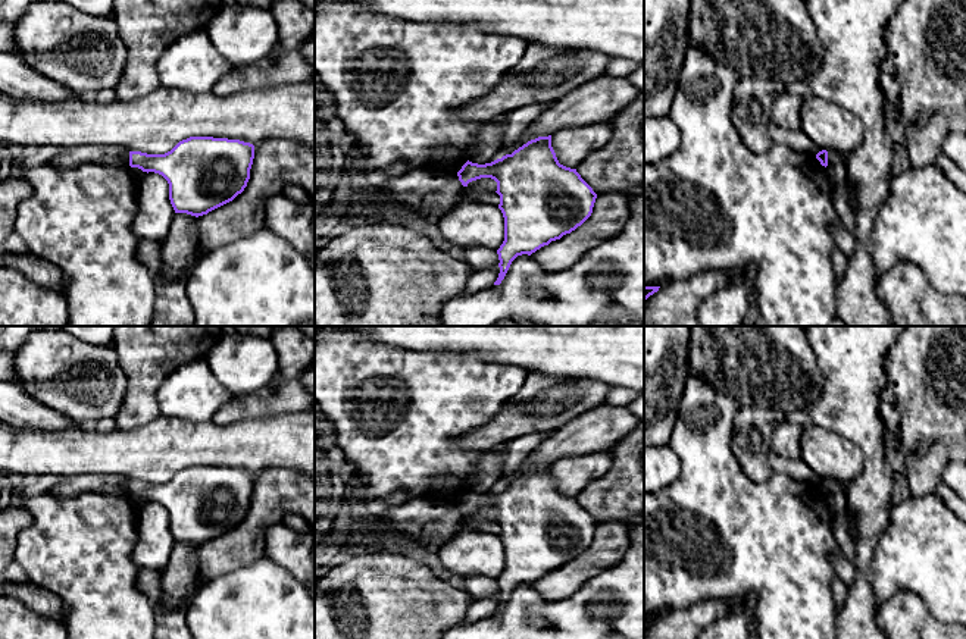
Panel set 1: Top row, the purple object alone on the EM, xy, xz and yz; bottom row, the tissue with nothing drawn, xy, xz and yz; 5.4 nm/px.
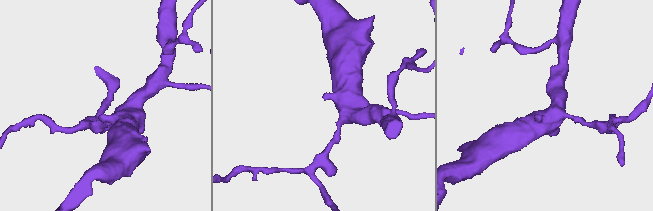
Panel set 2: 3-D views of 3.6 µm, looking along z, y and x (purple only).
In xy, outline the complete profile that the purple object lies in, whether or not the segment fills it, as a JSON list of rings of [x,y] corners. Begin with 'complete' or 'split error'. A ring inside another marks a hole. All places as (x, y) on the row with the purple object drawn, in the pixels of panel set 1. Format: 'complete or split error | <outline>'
complete | [[[190,137],[165,154],[129,151],[129,166],[162,175],[169,184],[169,200],[175,213],[203,216],[232,201],[250,179],[254,145],[240,140]]]

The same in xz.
complete | [[[551,135],[531,140],[491,163],[468,160],[457,176],[463,187],[481,178],[497,182],[504,241],[497,250],[500,273],[494,285],[501,284],[518,256],[531,256],[581,226],[597,198],[576,169],[559,163]]]

